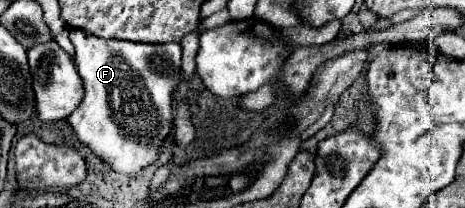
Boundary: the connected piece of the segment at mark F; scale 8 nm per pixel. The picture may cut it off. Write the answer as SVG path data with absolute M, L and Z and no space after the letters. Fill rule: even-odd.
M73 28L69 32L69 38L75 46L75 66L85 90L81 104L67 118L77 138L117 172L133 174L153 164L157 156L157 146L163 142L171 128L171 94L179 82L181 44L141 44L129 40L113 40L95 36L79 28Z

